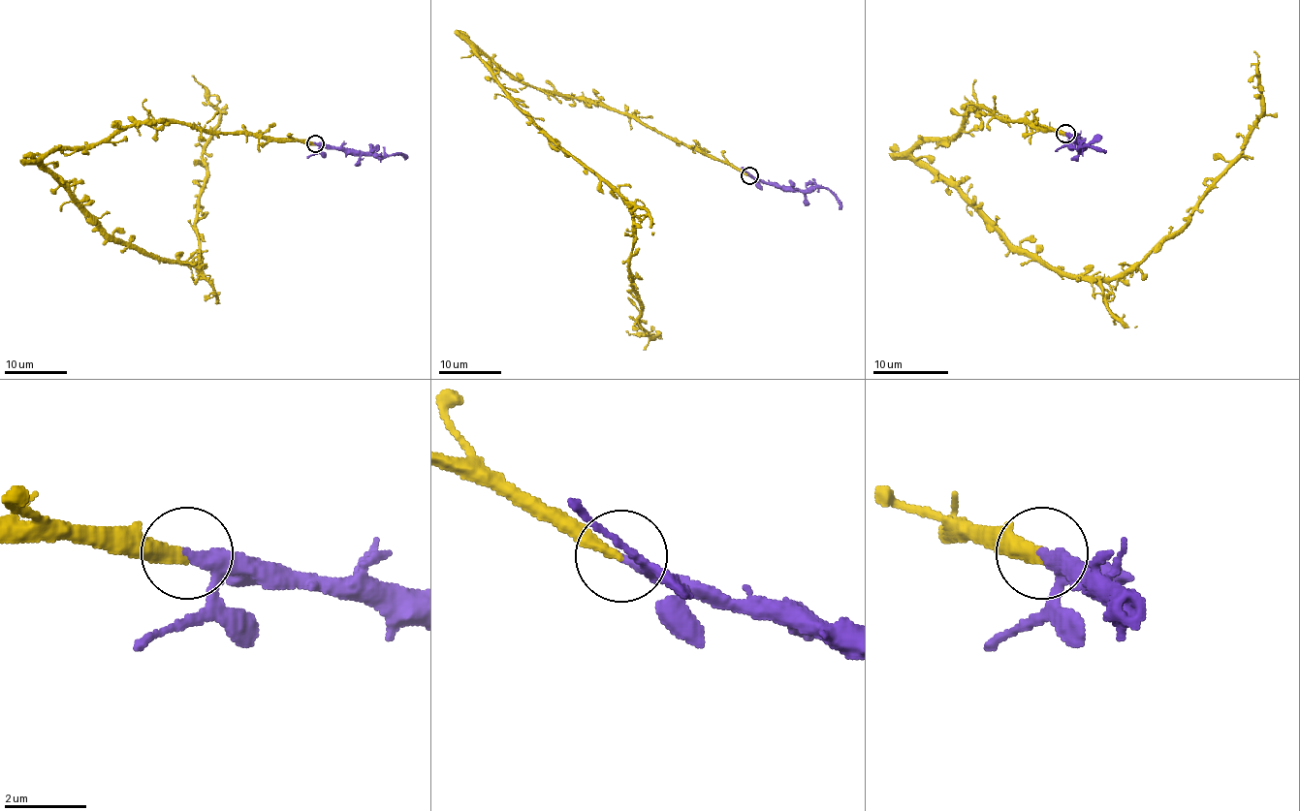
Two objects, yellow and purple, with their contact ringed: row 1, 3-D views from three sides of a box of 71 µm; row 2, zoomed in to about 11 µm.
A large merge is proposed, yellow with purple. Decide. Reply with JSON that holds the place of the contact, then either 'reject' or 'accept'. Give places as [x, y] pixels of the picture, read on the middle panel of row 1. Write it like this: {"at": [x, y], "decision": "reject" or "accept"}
{"at": [749, 175], "decision": "accept"}

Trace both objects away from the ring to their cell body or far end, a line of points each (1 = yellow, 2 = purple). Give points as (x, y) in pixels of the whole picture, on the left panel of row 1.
1: (314, 142), (145, 122), (55, 147), (46, 166), (111, 236), (196, 263), (198, 196), (219, 111), (191, 76)
2: (314, 142), (369, 155), (400, 155), (406, 158)

